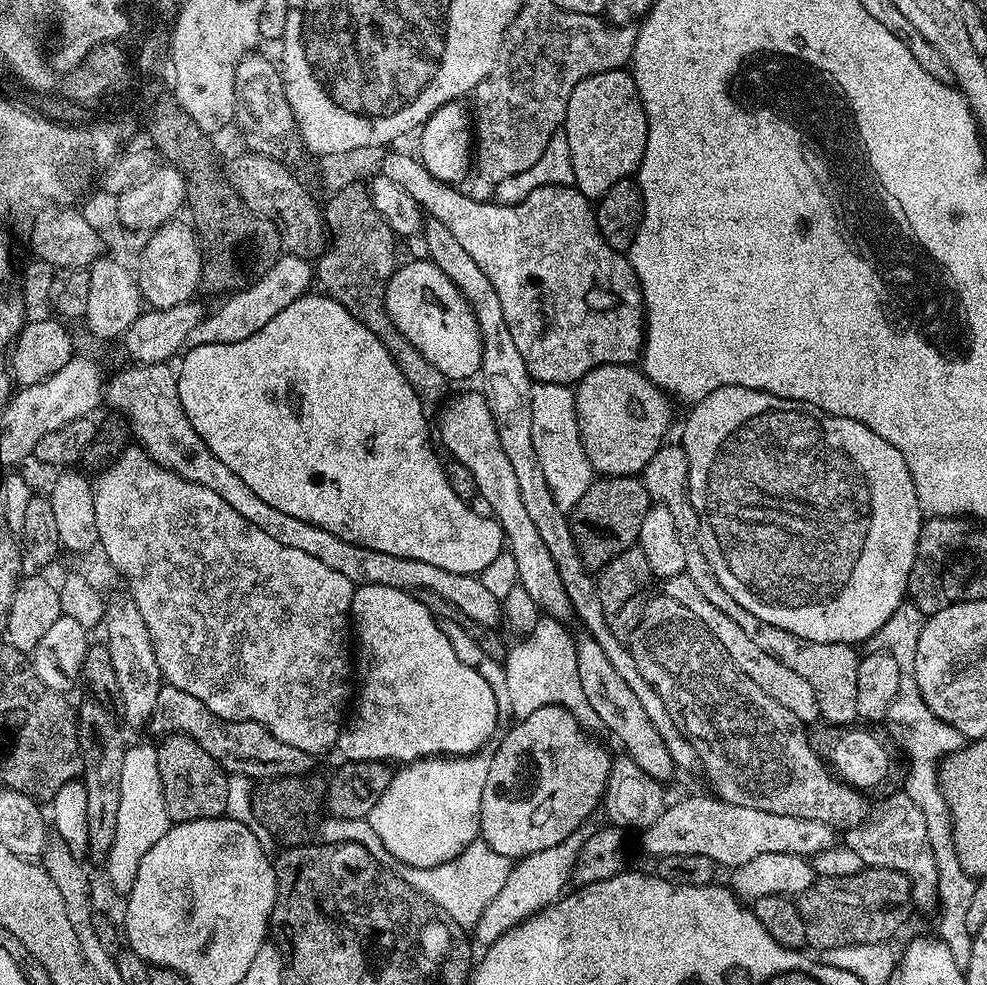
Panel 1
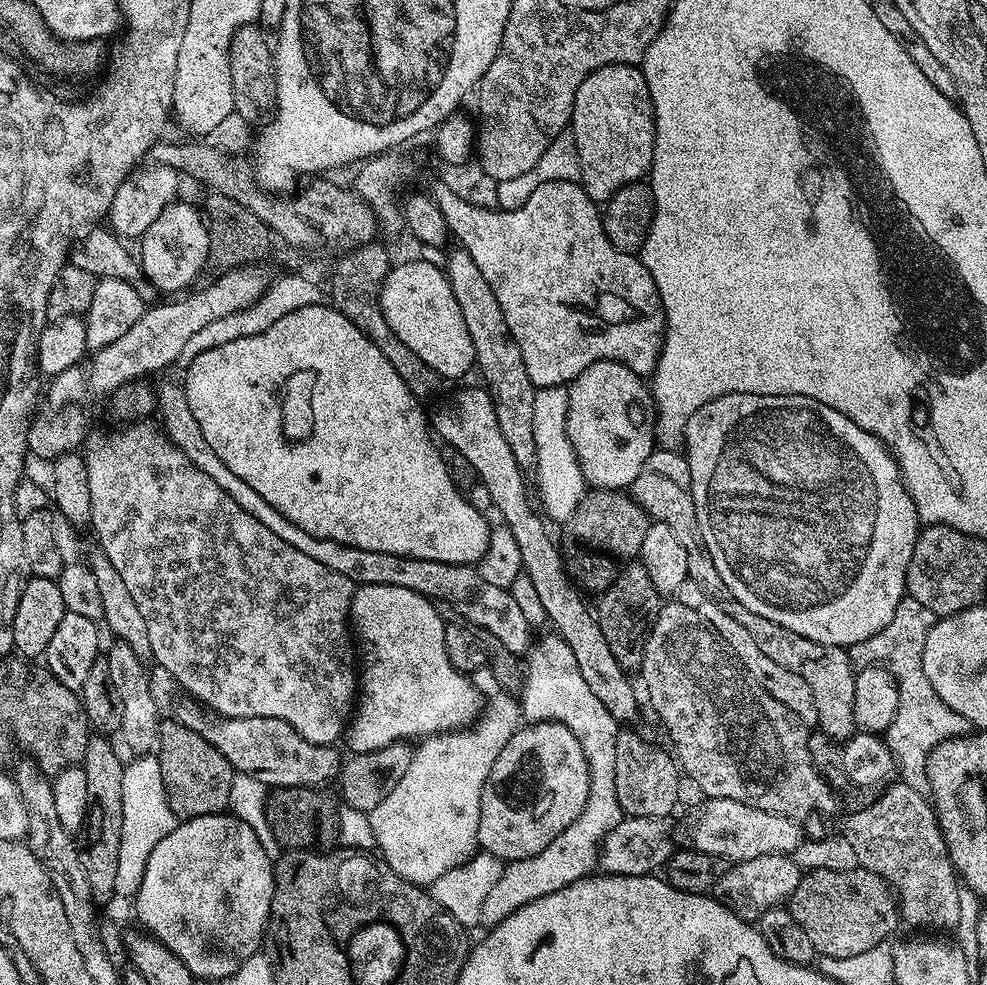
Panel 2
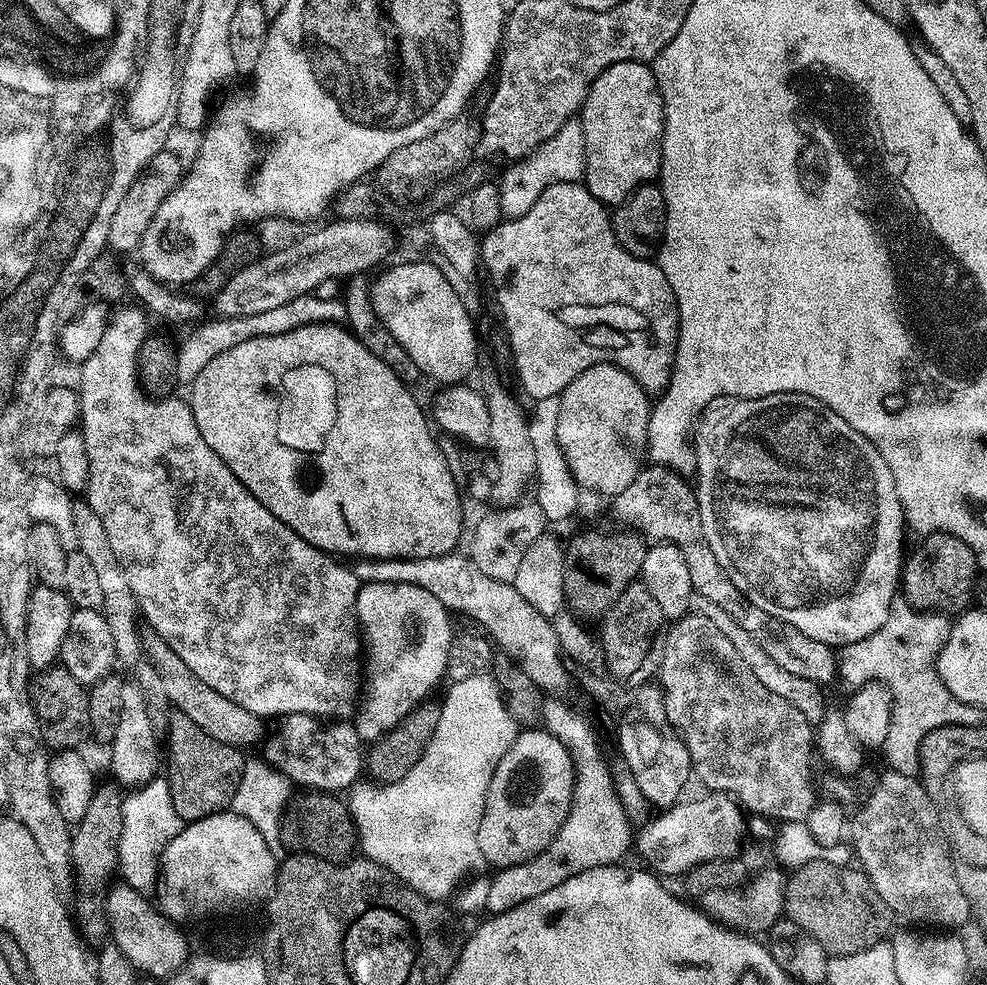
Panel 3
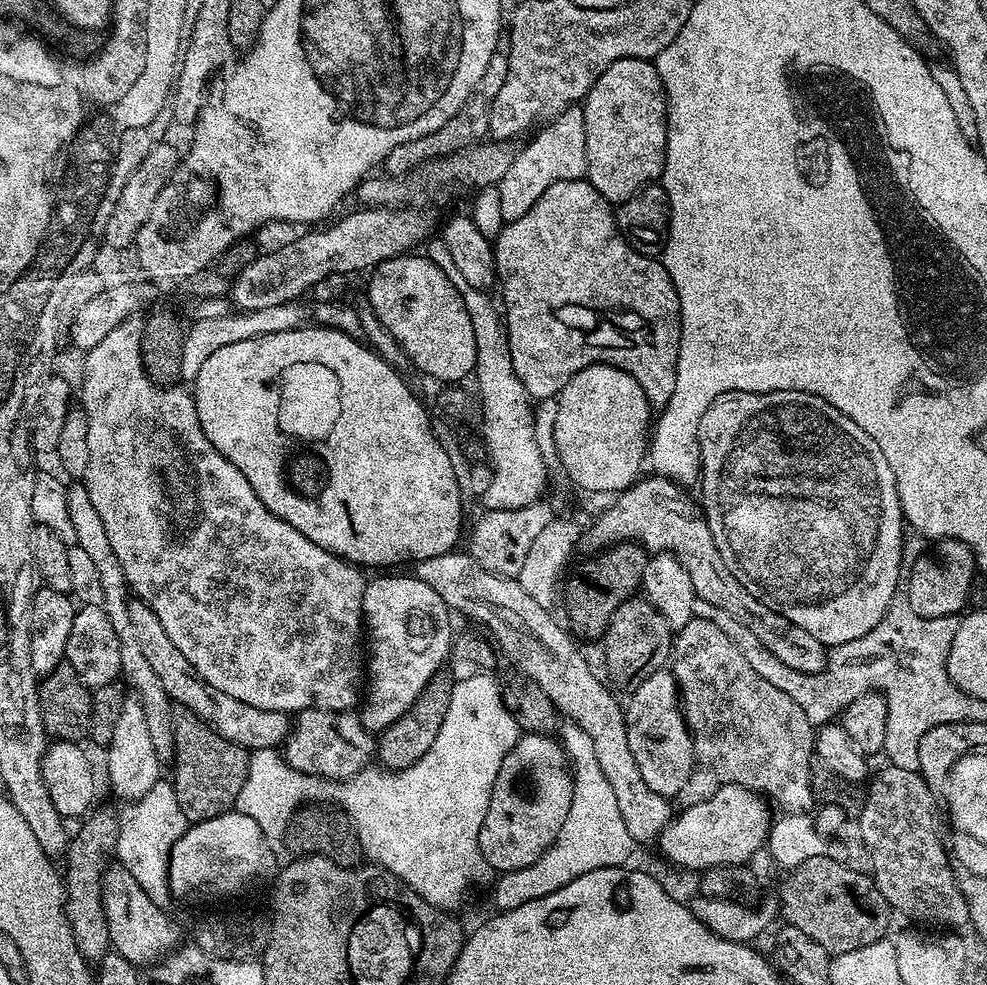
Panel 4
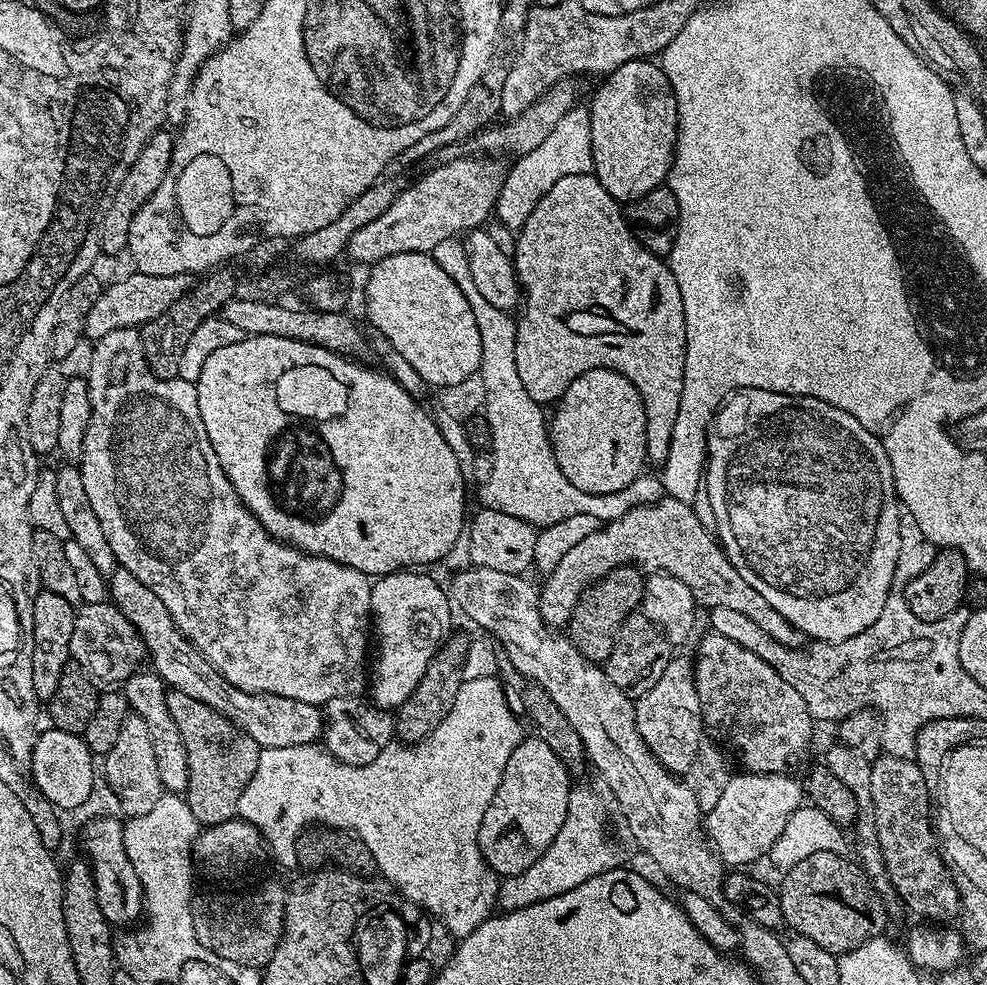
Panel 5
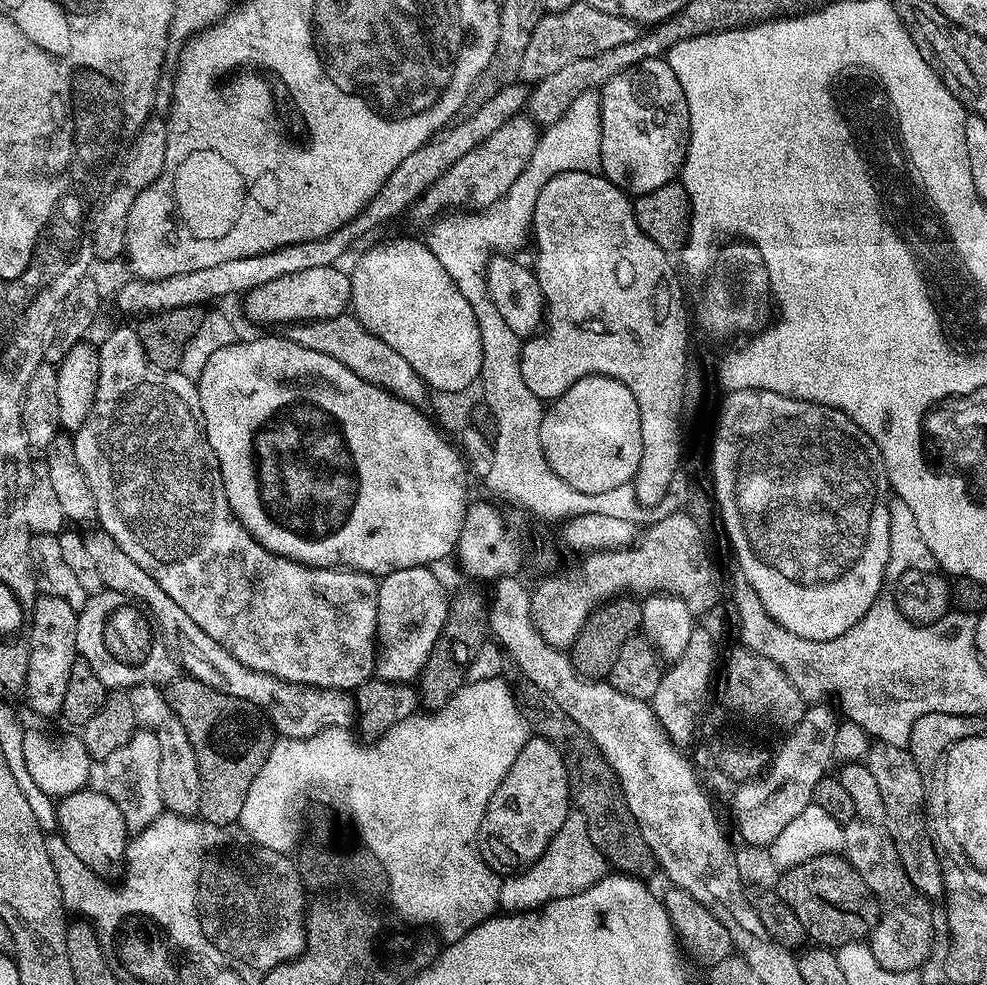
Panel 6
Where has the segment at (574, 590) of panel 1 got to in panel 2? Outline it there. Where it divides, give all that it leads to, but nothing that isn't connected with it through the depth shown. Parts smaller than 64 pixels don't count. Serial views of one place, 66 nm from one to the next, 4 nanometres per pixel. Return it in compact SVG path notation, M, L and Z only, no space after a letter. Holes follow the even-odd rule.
M453 248L452 253L447 253L443 269L454 290L454 298L458 298L458 310L462 310L462 318L466 318L466 330L470 330L470 338L474 342L475 367L478 372L480 368L481 374L484 375L483 383L492 396L502 438L510 446L518 466L523 470L535 469L534 394L537 387L530 374L526 374L522 350L518 350L518 342L514 342L514 334L510 334L510 326L506 326L502 306L498 306L498 298L494 298L490 282L486 282L482 270L478 270L474 258L470 258L465 248Z

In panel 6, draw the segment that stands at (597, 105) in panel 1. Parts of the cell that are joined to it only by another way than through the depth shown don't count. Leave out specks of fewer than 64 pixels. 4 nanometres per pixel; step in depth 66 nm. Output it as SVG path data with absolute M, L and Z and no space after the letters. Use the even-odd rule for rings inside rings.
M667 59L640 61L623 69L599 94L602 175L632 198L673 183L684 167L690 114L686 94Z

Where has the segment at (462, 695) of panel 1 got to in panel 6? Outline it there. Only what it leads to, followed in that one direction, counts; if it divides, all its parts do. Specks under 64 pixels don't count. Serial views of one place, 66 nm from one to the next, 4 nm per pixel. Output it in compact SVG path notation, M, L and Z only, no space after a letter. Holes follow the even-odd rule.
M428 566L394 570L379 581L375 675L389 684L407 685L415 681L444 629L450 596L444 593L443 582L432 571Z

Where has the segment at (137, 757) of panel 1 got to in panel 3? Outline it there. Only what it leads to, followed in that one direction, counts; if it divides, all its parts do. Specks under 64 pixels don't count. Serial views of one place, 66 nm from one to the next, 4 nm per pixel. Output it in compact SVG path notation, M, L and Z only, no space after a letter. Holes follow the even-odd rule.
M153 778L125 795L118 872L133 888L152 890L158 883L158 861L170 839L168 816L170 820L167 779Z

